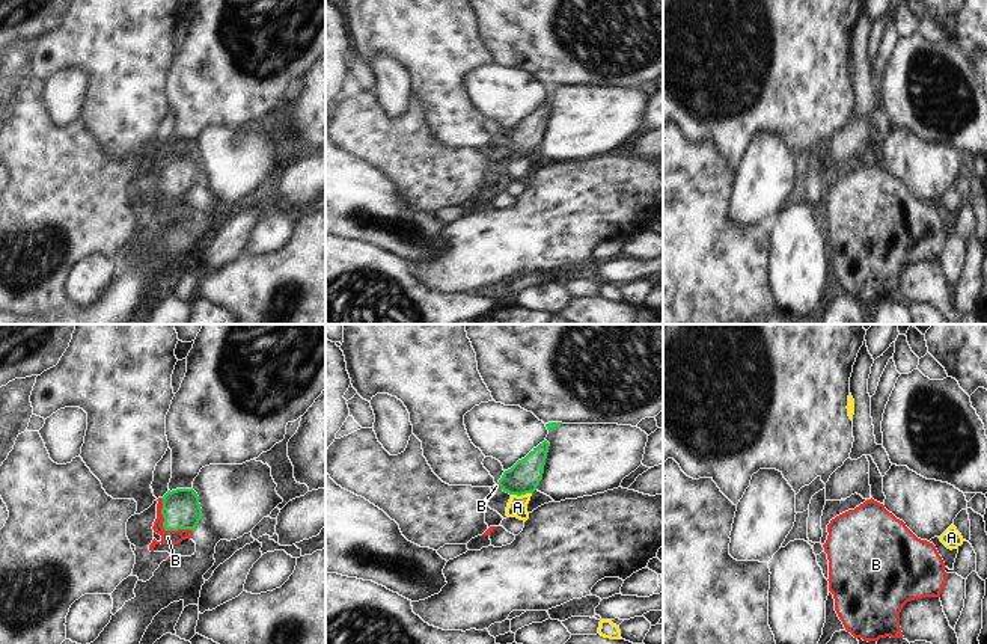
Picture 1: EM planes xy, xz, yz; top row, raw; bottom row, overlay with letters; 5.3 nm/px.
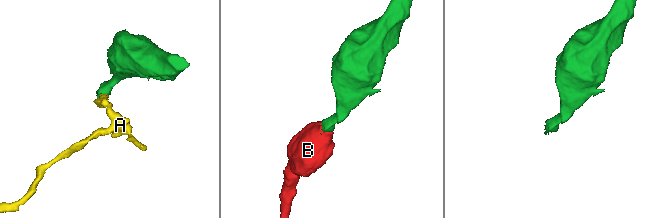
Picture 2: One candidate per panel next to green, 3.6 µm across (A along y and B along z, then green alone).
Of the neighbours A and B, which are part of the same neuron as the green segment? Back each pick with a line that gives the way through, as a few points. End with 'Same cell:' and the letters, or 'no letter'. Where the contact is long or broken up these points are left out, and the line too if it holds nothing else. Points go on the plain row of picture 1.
B: across xy (181, 172), (163, 189), (168, 199)
Same cell: B

